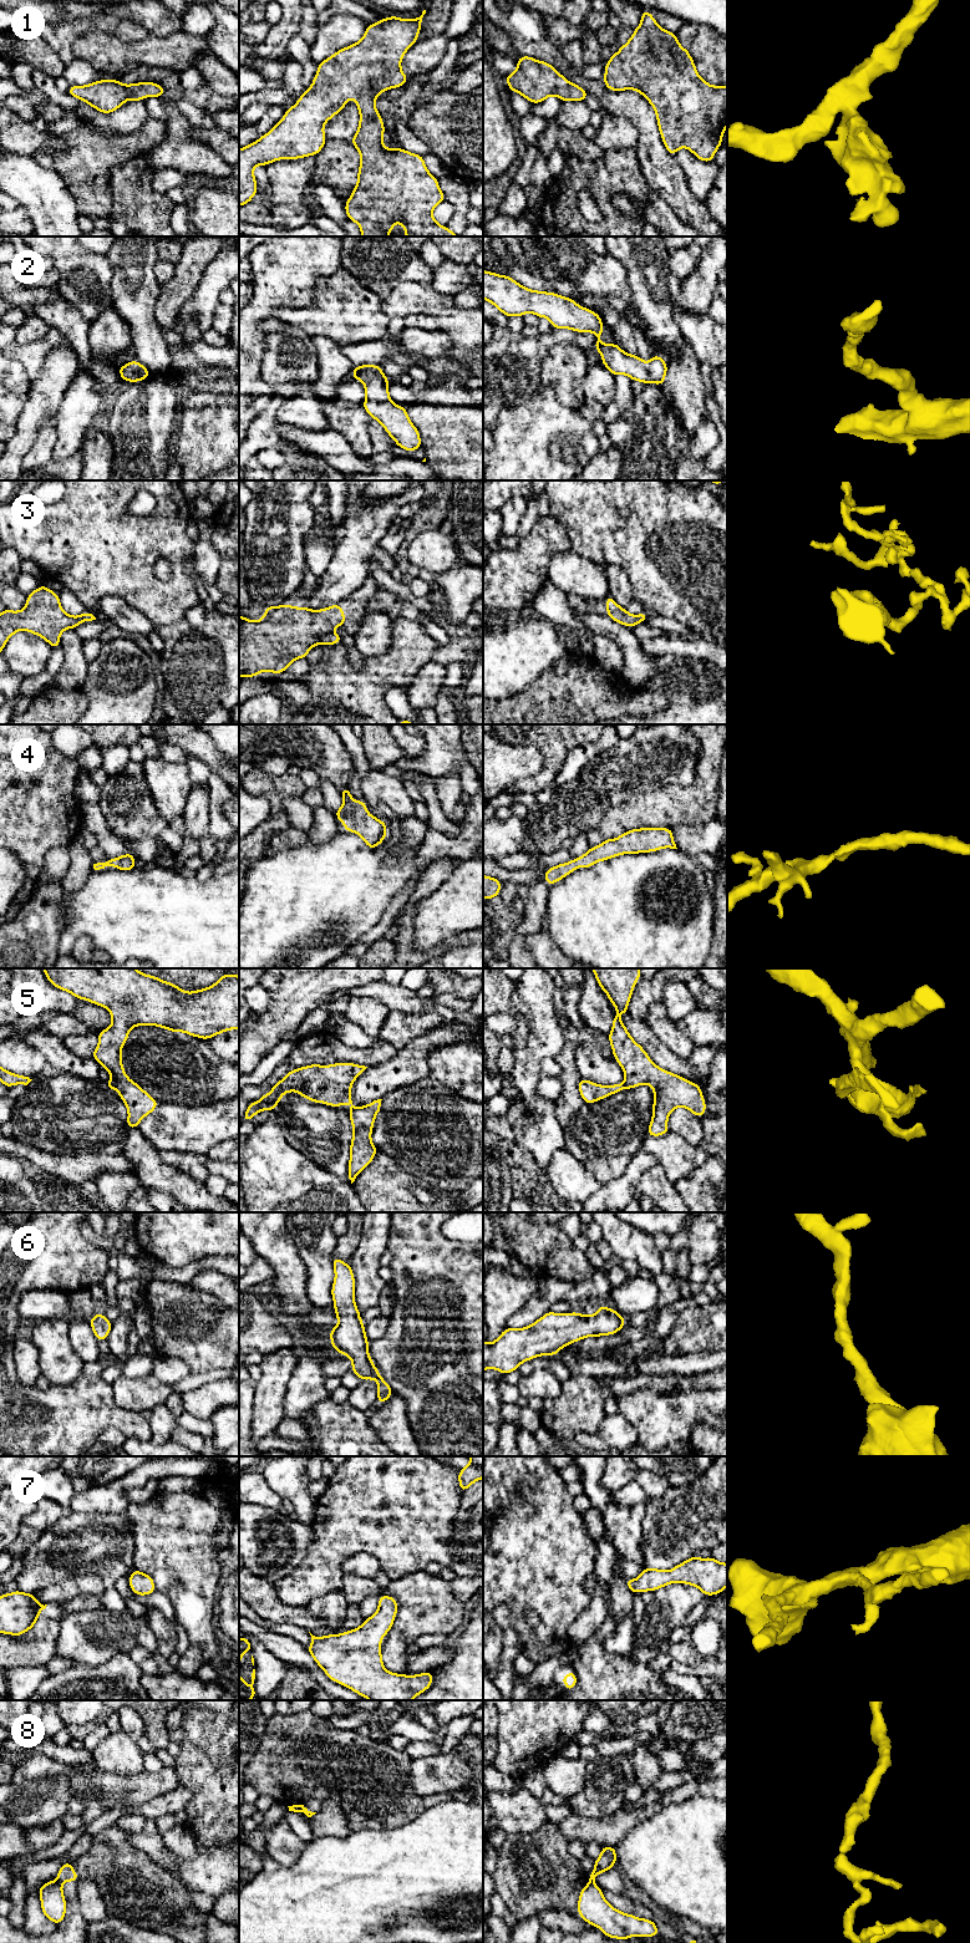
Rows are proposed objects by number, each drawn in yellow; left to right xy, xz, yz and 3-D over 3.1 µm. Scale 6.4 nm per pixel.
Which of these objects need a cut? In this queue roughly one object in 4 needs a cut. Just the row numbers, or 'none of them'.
3, 5, 8

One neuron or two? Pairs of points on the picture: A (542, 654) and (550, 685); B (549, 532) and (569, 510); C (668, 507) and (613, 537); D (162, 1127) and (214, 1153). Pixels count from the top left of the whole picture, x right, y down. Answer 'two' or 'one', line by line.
A: two
B: two
C: one
D: two

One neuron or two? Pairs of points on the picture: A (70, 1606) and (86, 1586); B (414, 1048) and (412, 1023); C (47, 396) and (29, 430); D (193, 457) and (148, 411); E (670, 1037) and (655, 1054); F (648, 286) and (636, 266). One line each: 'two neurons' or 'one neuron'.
A: two neurons
B: two neurons
C: one neuron
D: two neurons
E: two neurons
F: one neuron

